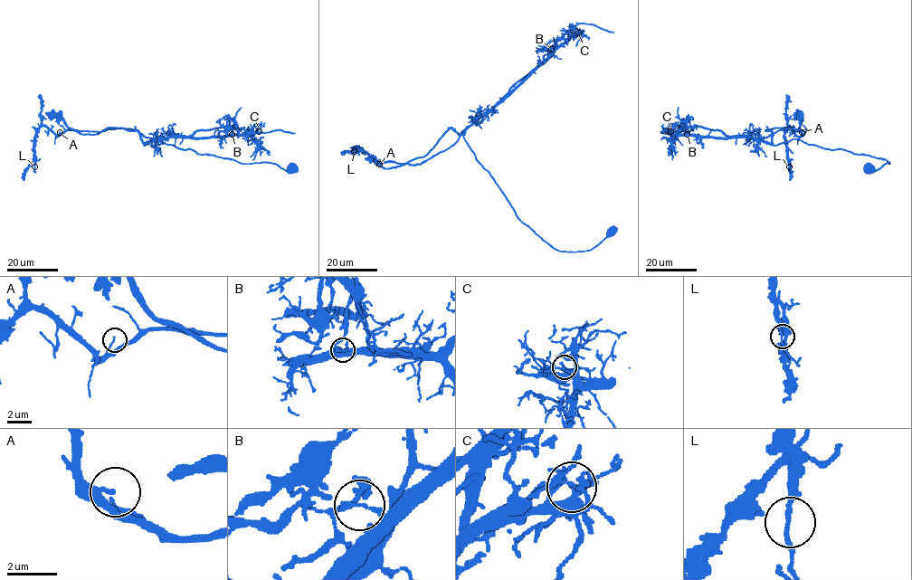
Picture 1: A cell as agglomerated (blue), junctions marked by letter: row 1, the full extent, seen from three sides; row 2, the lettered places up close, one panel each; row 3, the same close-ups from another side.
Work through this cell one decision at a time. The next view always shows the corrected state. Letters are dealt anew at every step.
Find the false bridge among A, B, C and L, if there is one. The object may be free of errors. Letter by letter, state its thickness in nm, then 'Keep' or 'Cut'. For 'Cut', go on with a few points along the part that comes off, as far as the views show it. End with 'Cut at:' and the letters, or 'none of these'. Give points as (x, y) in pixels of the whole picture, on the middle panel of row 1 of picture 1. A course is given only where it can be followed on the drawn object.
A: Thickness 150 nm. Keep
B: Thickness 140 nm. Cut. Course of the part to remove: (551, 49), (555, 49), (553, 52), (545, 61), (517, 81), (444, 150), (414, 165), (381, 163), (365, 158)
C: Thickness 140 nm. Keep
L: Thickness 160 nm. Keep
Cut at: B

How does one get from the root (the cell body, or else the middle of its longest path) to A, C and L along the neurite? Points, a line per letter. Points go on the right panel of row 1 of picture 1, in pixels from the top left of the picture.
A: (868, 166), (877, 170), (889, 163), (797, 139), (774, 145), (772, 133), (766, 131), (806, 130), (802, 132)
C: (868, 166), (877, 170), (889, 163), (797, 139), (774, 145), (750, 137), (699, 137), (670, 131)
L: (868, 166), (889, 163), (797, 139), (774, 145), (766, 131), (806, 130), (786, 130), (789, 166)

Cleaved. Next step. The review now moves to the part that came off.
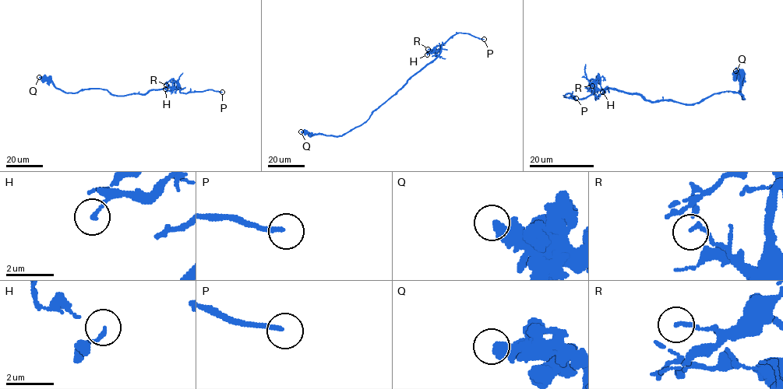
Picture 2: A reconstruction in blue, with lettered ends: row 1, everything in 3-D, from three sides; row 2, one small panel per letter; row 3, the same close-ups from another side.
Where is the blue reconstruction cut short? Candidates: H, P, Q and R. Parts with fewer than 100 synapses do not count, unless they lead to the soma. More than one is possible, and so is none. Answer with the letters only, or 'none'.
P

